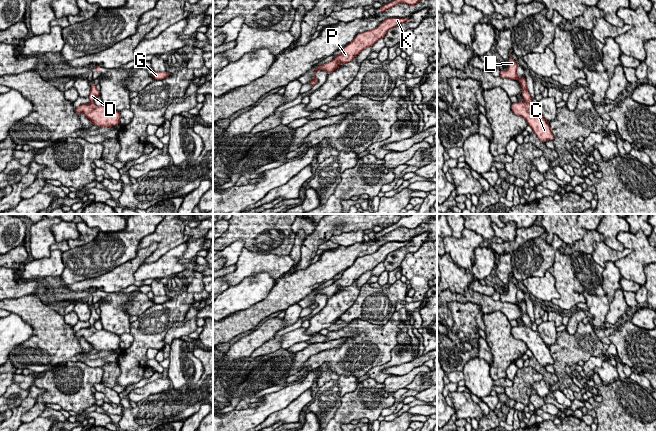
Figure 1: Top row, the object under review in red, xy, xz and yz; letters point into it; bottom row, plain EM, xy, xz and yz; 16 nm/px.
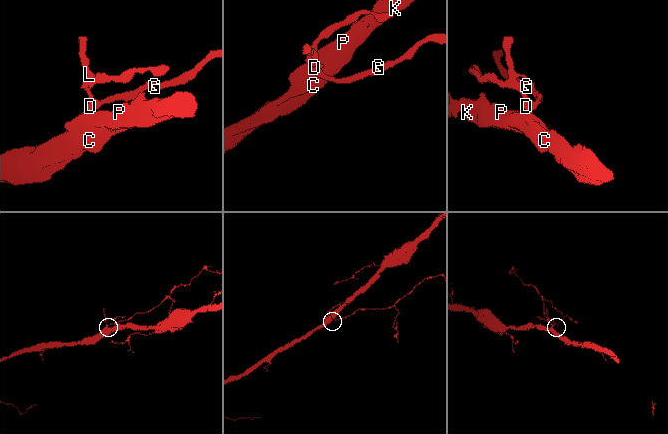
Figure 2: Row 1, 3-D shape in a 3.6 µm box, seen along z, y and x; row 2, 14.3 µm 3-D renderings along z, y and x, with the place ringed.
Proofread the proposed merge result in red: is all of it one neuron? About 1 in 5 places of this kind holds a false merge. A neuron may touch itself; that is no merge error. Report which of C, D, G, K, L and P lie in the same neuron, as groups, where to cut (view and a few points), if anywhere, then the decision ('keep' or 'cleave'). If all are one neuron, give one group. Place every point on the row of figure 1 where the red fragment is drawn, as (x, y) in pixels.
groups C D G K L P; cut none; keep

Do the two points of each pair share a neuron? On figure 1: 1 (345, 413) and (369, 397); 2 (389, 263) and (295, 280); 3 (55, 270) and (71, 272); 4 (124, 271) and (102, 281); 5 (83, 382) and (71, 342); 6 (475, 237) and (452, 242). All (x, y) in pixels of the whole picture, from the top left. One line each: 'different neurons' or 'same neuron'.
1: same neuron
2: different neurons
3: different neurons
4: same neuron
5: different neurons
6: same neuron

